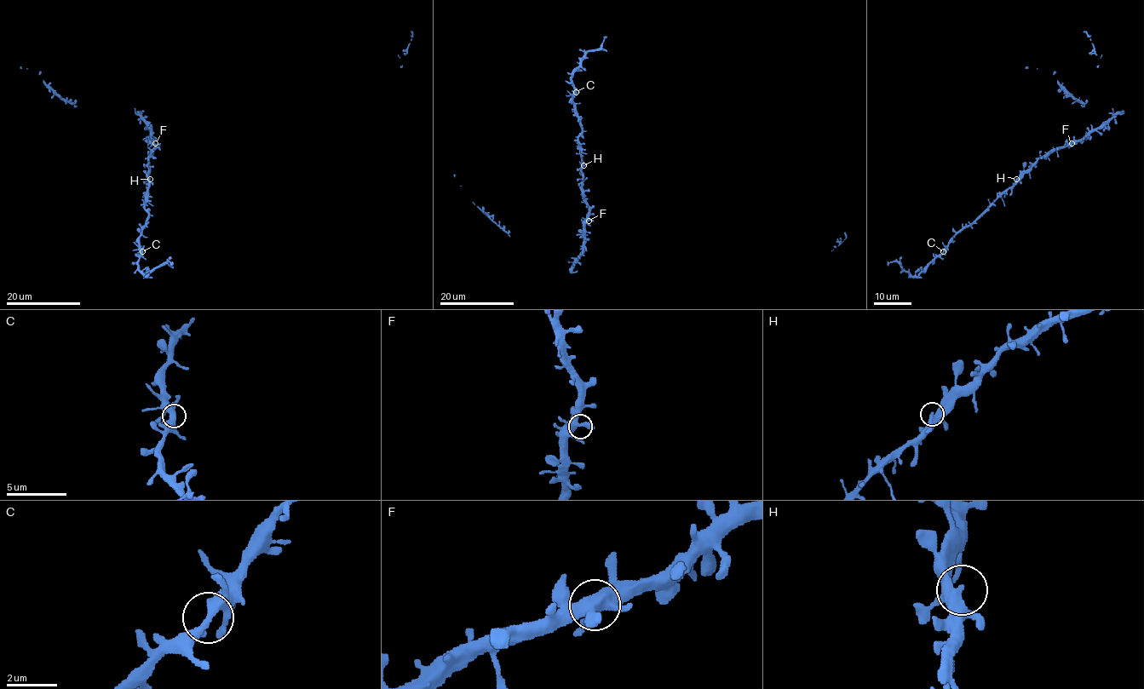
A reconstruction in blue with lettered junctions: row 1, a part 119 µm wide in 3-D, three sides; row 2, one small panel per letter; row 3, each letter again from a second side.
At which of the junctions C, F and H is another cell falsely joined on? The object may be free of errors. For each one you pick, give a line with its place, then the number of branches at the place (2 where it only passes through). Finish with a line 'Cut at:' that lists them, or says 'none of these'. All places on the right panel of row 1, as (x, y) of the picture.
Cut at: none of these

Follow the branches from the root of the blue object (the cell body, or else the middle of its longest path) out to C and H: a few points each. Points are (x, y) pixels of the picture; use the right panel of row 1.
C: (1066, 143), (1042, 157), (970, 223), (965, 226), (943, 251)
H: (1066, 143), (1052, 149), (1016, 179)

